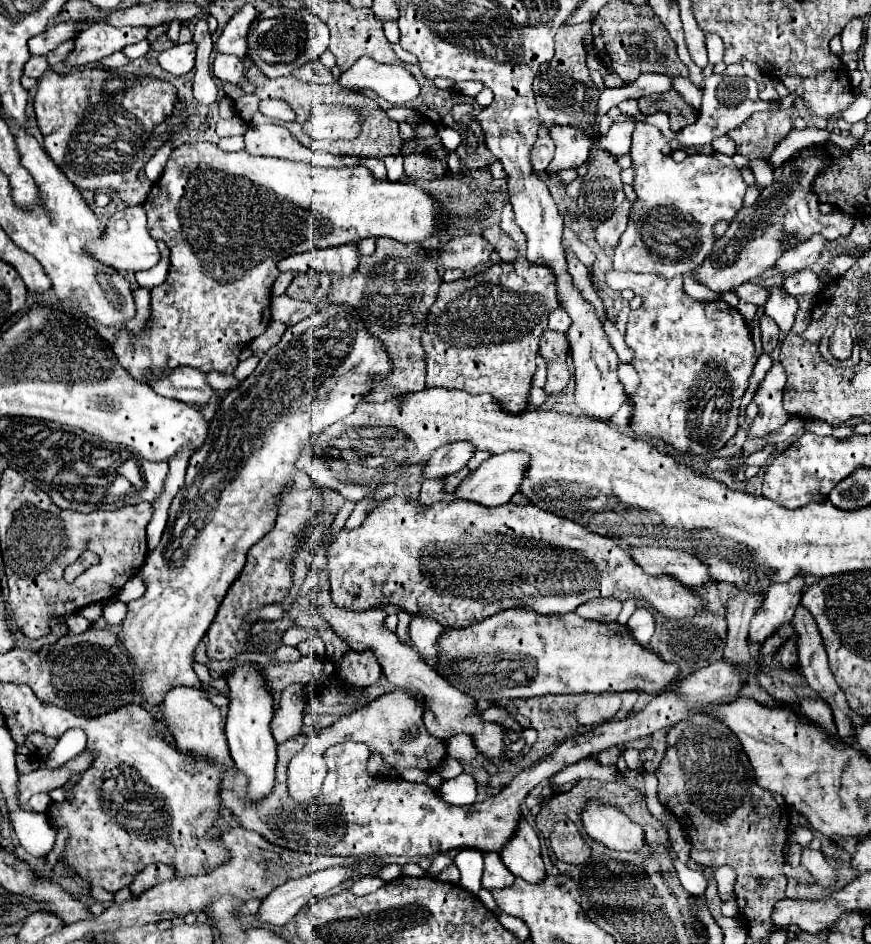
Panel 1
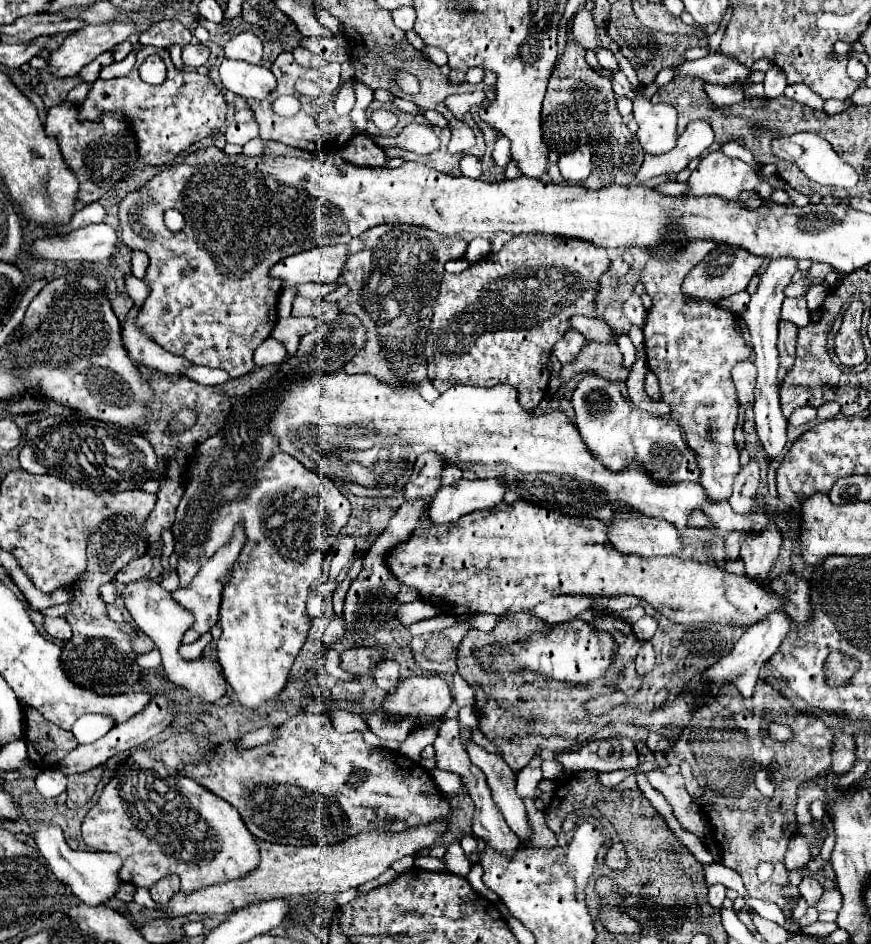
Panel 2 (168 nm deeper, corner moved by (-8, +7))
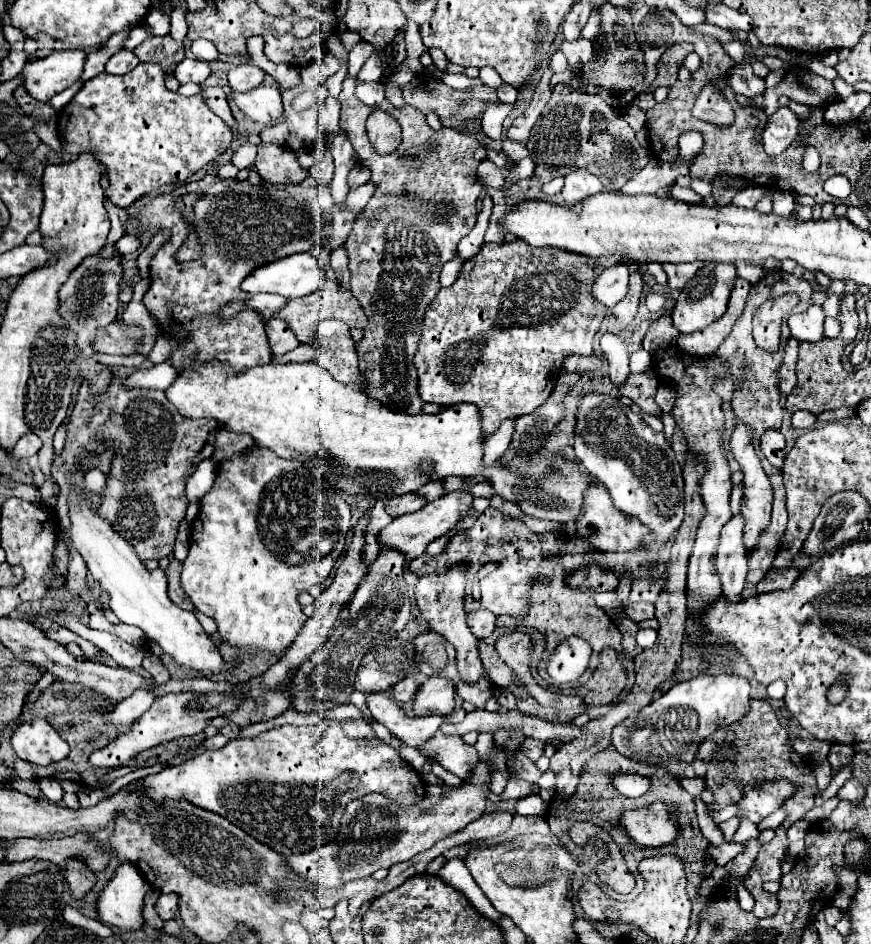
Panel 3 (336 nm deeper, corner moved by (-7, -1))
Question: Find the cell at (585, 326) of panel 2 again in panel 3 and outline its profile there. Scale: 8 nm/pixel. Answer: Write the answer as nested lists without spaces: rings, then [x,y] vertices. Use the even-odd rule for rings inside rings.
[[[606,332],[600,338],[600,348],[602,348],[602,356],[608,360],[608,366],[610,366],[610,380],[614,384],[624,382],[624,378],[630,372],[630,368],[628,368],[628,350],[626,350],[624,338],[620,334]]]

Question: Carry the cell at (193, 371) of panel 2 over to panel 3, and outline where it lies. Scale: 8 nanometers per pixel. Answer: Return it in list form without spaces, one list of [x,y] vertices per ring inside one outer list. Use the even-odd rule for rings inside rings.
[[[162,362],[162,364],[154,364],[150,370],[138,370],[132,376],[126,378],[126,386],[128,388],[154,388],[154,390],[168,390],[168,386],[172,386],[172,382],[178,378],[178,370],[172,368],[170,362]]]

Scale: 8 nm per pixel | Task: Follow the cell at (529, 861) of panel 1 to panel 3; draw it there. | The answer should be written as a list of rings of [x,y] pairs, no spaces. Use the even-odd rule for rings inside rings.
[[[436,732],[426,742],[426,752],[436,754],[436,760],[444,766],[444,770],[462,780],[468,780],[472,776],[472,766],[480,762],[480,754],[474,746],[466,744],[460,736],[446,736],[442,732]]]

